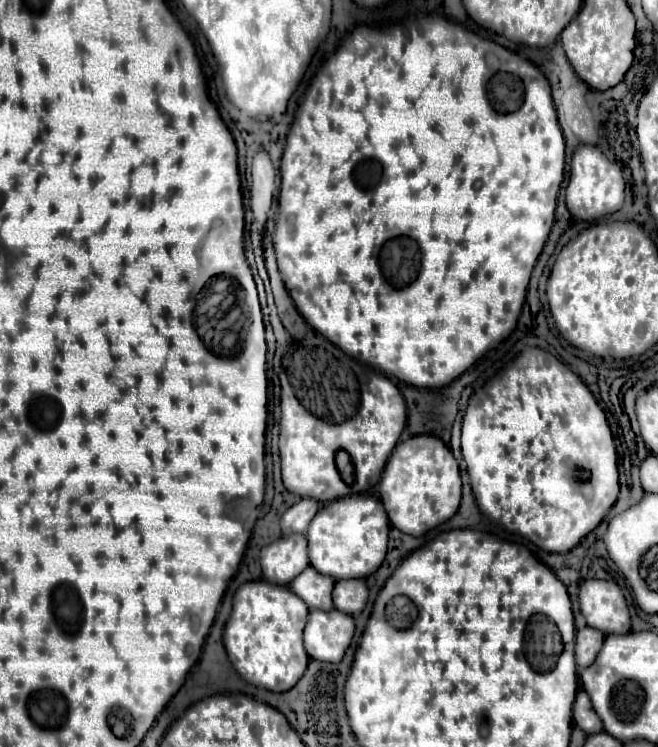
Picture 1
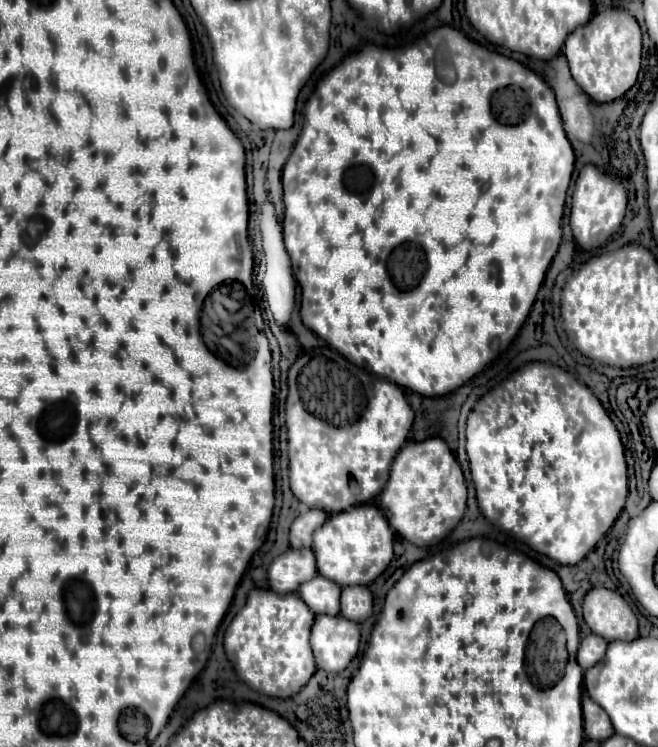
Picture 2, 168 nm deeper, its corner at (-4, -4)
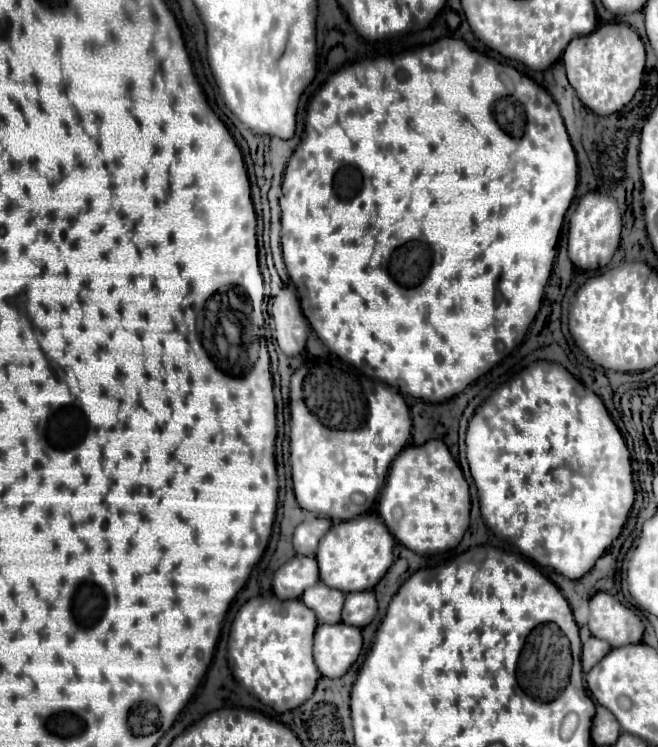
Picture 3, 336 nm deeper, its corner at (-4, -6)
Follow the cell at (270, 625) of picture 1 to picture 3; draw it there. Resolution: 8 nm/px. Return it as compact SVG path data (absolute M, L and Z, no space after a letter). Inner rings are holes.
M276 596L250 598L236 614L228 638L228 664L236 682L262 704L288 712L304 704L320 680L312 658L316 614L302 600L276 600Z

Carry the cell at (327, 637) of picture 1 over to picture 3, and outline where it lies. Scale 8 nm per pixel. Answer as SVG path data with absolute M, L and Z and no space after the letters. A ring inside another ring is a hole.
M344 622L320 624L314 636L314 660L322 676L342 678L358 660L362 650L362 632Z

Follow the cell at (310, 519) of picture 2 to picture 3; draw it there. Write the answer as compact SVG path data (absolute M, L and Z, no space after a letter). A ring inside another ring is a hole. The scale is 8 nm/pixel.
M314 518L304 520L296 532L294 532L294 550L298 556L314 556L320 538L328 532L330 520L326 518Z

